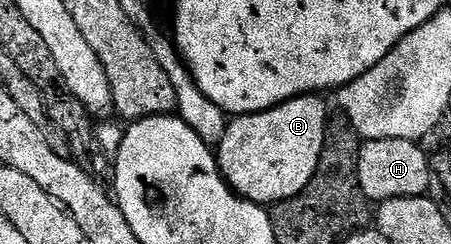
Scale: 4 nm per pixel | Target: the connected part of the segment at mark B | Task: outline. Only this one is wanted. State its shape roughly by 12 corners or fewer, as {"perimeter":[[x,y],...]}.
{"perimeter":[[325,97],[237,115],[216,148],[234,193],[296,196],[324,148]]}

